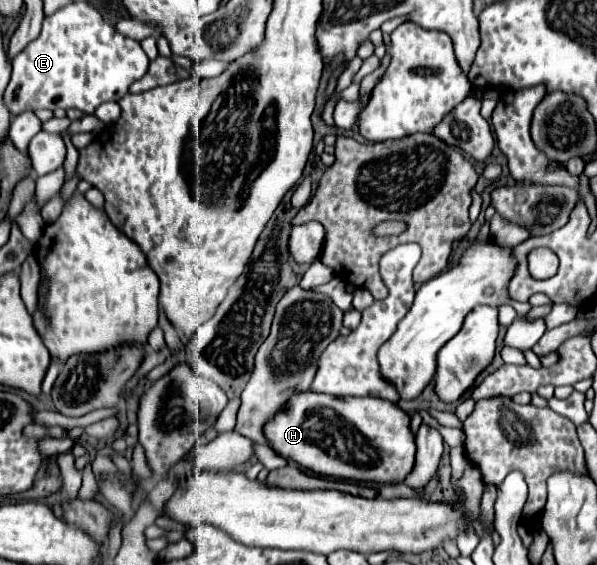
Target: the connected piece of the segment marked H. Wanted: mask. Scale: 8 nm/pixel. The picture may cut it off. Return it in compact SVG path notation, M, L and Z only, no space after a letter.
M304 391L302 395L294 395L282 407L282 413L268 419L262 433L266 435L268 447L280 457L334 479L396 483L404 481L414 467L416 443L410 433L410 417L386 399L342 399Z

